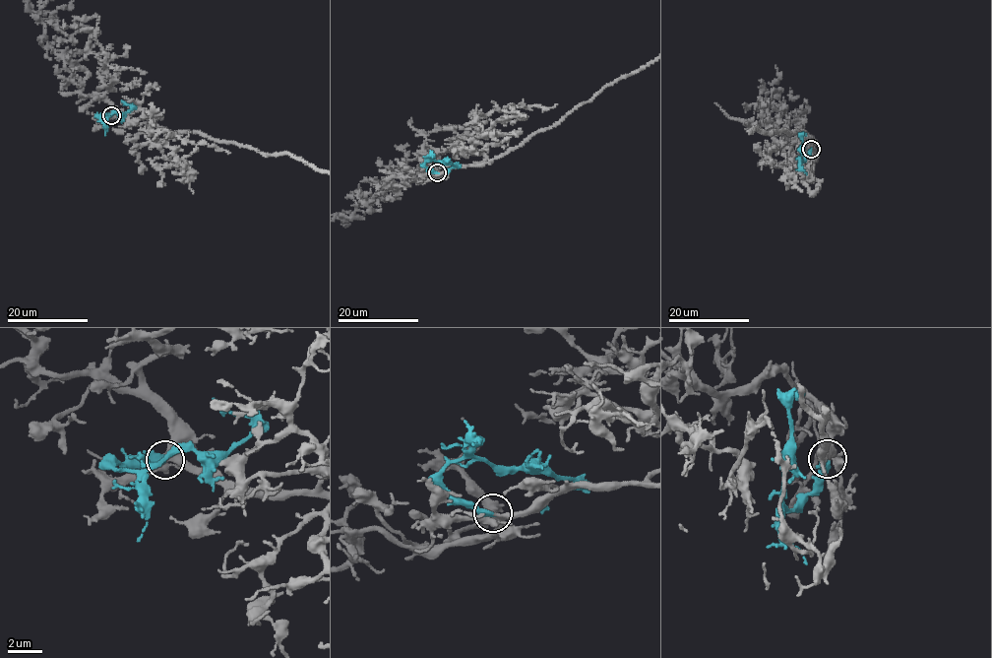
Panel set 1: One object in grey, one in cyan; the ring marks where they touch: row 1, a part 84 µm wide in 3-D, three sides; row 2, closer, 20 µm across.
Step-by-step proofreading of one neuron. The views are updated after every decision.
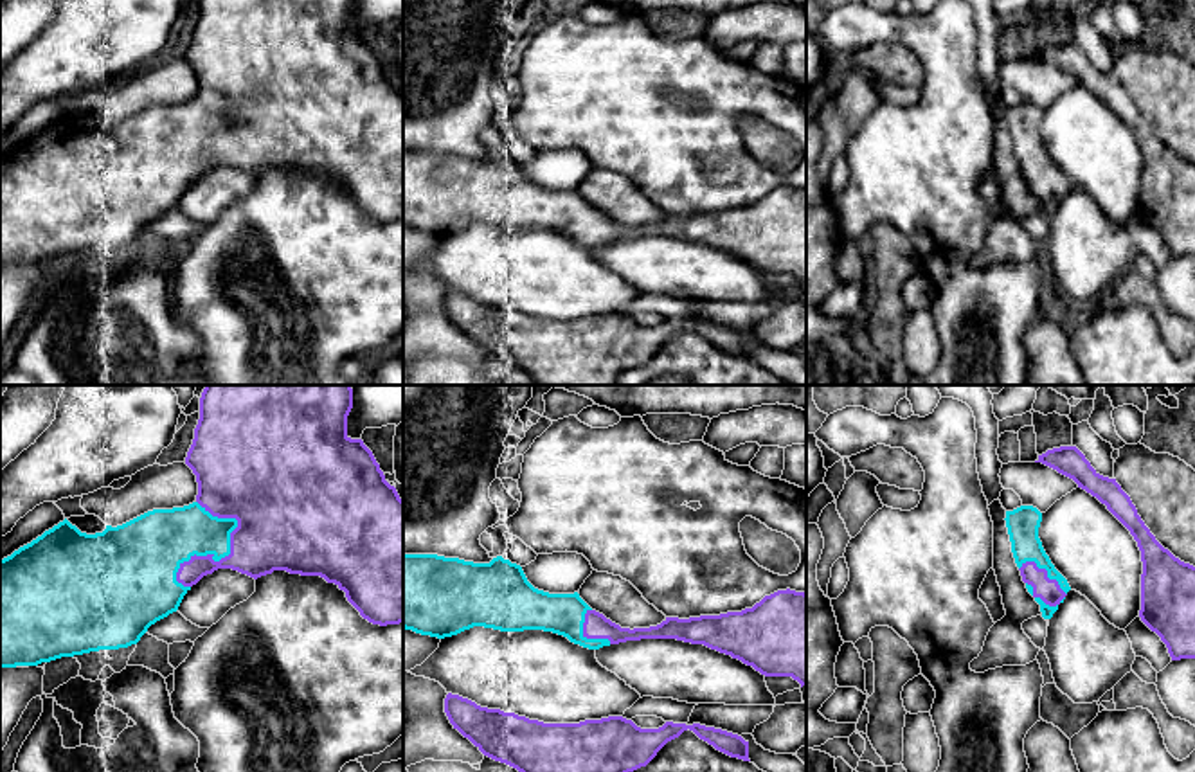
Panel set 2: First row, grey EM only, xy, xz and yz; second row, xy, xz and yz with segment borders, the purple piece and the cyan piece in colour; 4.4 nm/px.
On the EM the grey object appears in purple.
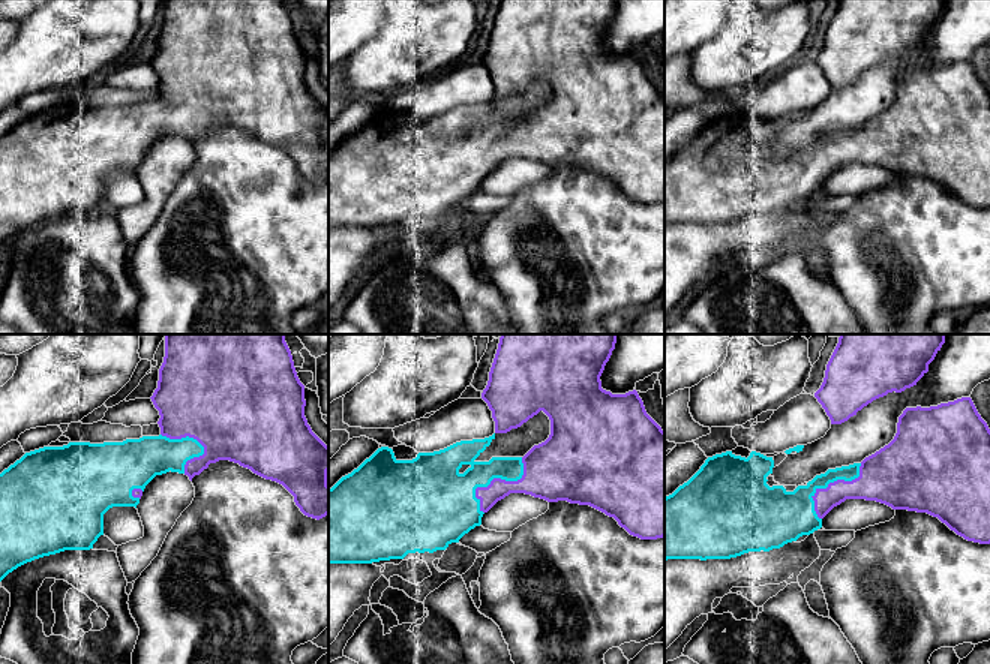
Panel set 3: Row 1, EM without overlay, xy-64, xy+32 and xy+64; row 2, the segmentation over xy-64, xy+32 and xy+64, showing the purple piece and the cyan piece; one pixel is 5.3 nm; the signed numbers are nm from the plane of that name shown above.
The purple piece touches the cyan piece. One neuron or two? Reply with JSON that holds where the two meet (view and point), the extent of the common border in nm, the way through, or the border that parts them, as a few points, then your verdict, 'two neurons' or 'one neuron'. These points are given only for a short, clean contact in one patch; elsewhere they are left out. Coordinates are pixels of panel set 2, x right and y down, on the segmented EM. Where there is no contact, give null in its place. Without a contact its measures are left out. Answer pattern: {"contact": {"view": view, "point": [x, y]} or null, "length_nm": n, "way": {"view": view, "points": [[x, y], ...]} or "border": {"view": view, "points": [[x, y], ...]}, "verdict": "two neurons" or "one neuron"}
{"contact": {"view": "xy", "point": [211, 558]}, "length_nm": 400, "verdict": "one neuron"}

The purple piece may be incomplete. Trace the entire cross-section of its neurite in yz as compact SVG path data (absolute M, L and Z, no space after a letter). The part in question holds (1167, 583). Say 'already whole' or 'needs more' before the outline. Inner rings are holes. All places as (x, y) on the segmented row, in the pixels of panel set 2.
already whole | M1076 446L1038 455L1096 497L1130 531L1141 551L1141 621L1166 644L1172 660L1195 659L1195 567L1164 549L1116 479L1100 475Z

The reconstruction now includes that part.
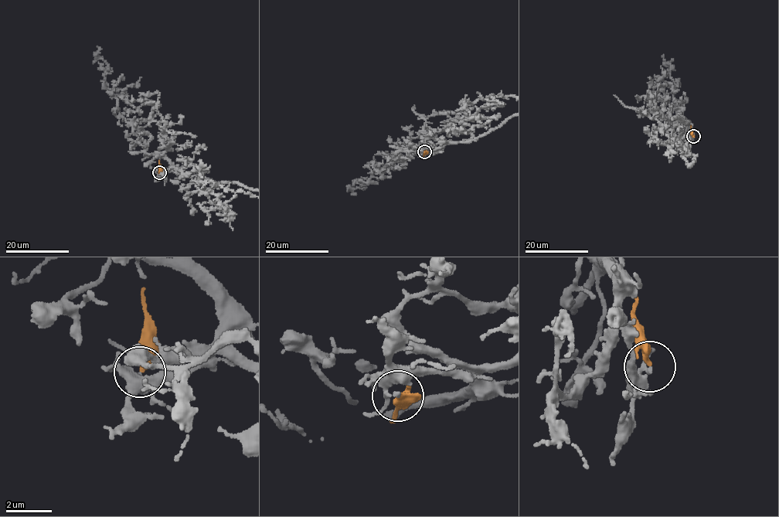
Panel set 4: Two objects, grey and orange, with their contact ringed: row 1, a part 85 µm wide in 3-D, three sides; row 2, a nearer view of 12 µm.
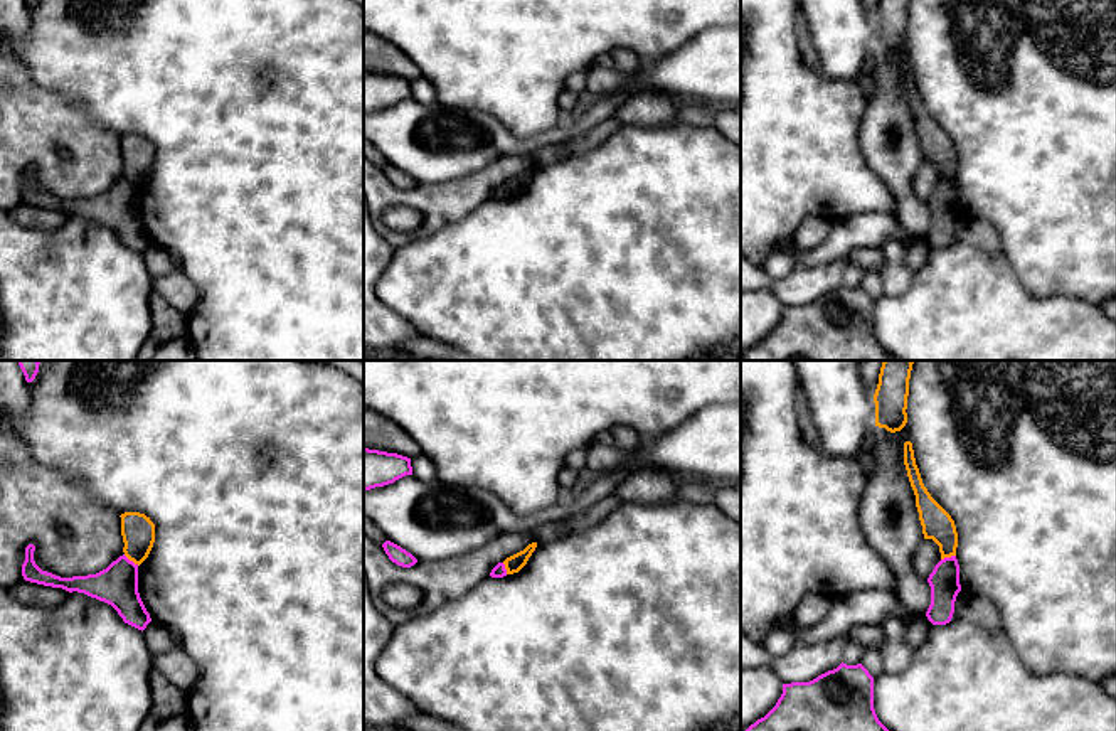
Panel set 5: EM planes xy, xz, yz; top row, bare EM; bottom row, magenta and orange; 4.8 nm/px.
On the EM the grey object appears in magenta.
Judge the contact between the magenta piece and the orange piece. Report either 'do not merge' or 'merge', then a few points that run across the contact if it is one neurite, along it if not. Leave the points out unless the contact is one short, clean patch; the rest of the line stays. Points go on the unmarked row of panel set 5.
do not merge | xy (123, 177), (138, 187)

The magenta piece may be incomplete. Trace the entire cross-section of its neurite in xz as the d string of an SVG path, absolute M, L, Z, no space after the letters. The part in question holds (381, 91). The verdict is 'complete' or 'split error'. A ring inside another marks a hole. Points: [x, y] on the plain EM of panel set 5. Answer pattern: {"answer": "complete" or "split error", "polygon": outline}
{"answer": "complete", "polygon": "M364 71L364 113L384 109L412 98L411 81Z"}

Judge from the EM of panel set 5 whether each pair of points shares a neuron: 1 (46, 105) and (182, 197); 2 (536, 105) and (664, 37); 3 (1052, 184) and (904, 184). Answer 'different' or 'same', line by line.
1: different
2: same
3: different

